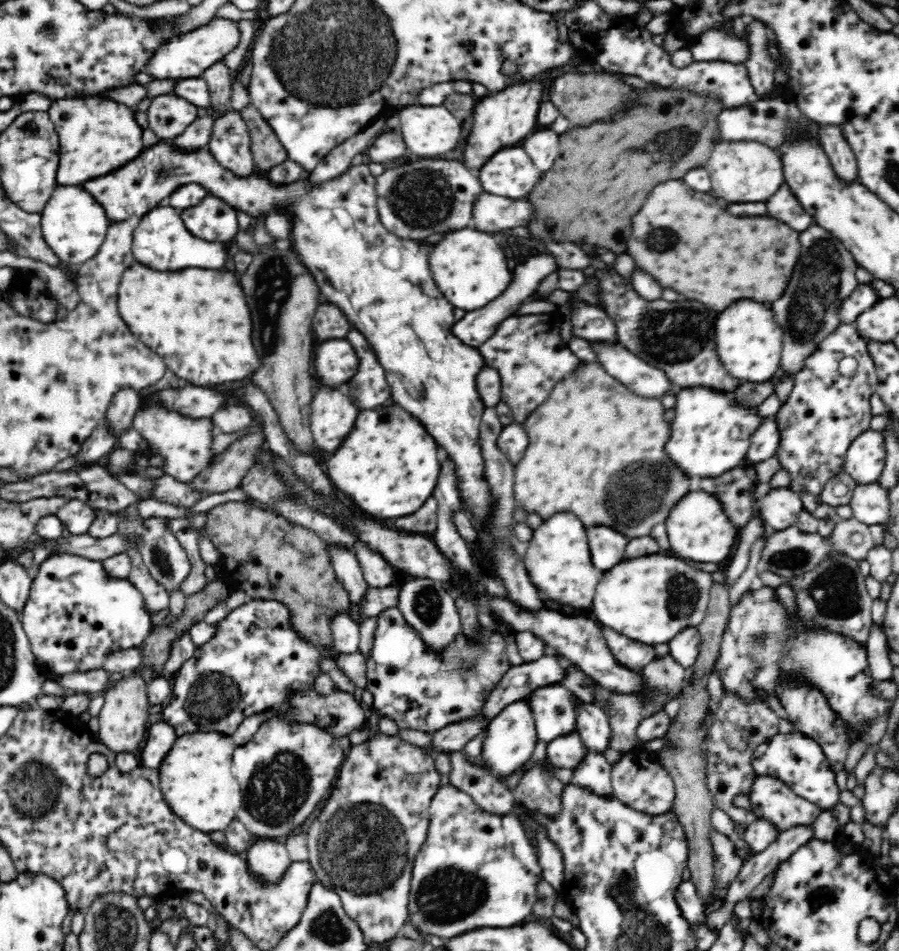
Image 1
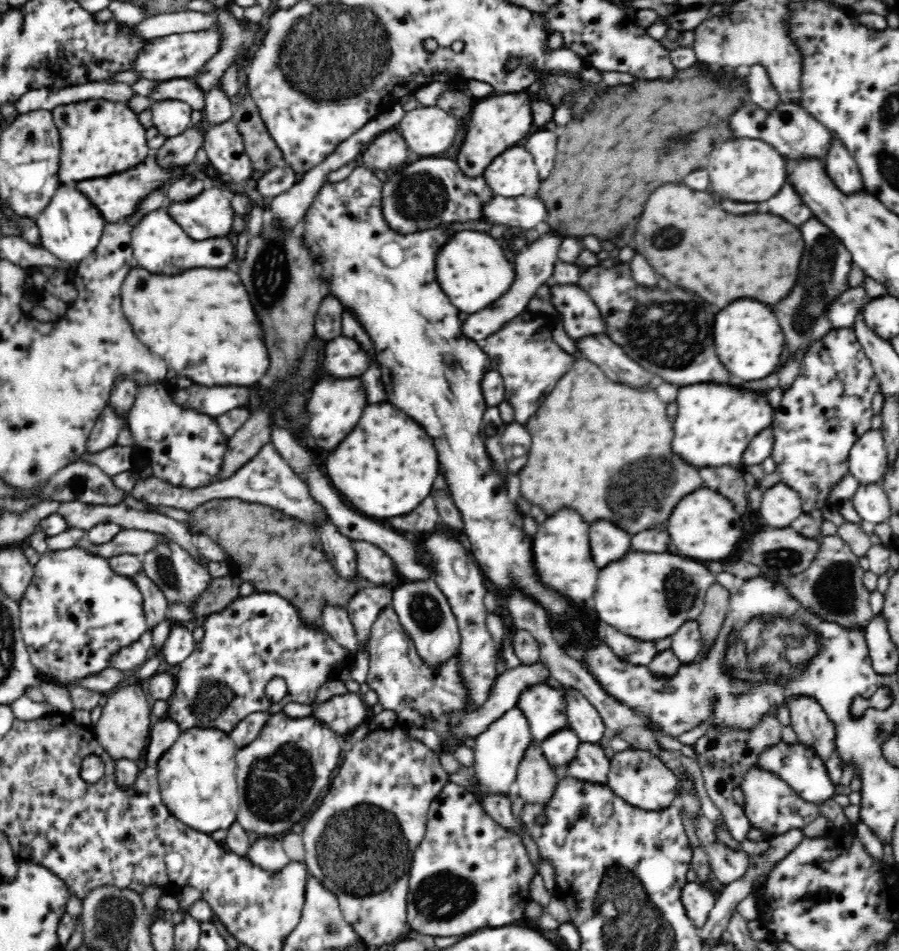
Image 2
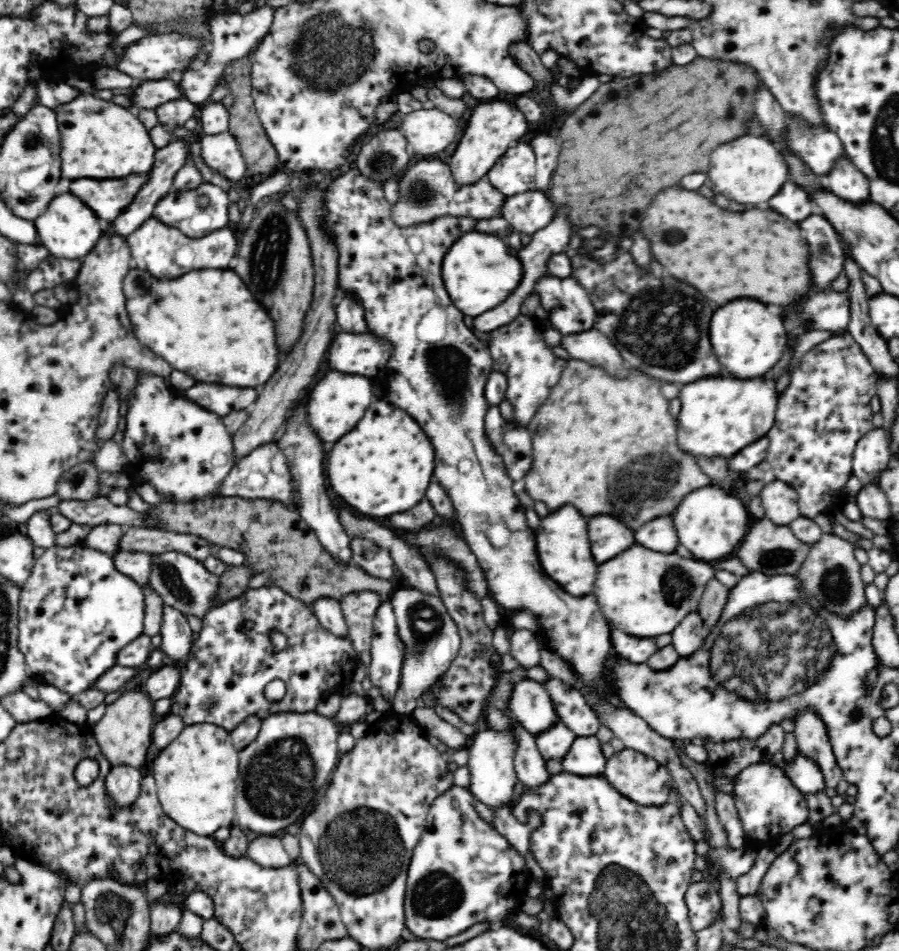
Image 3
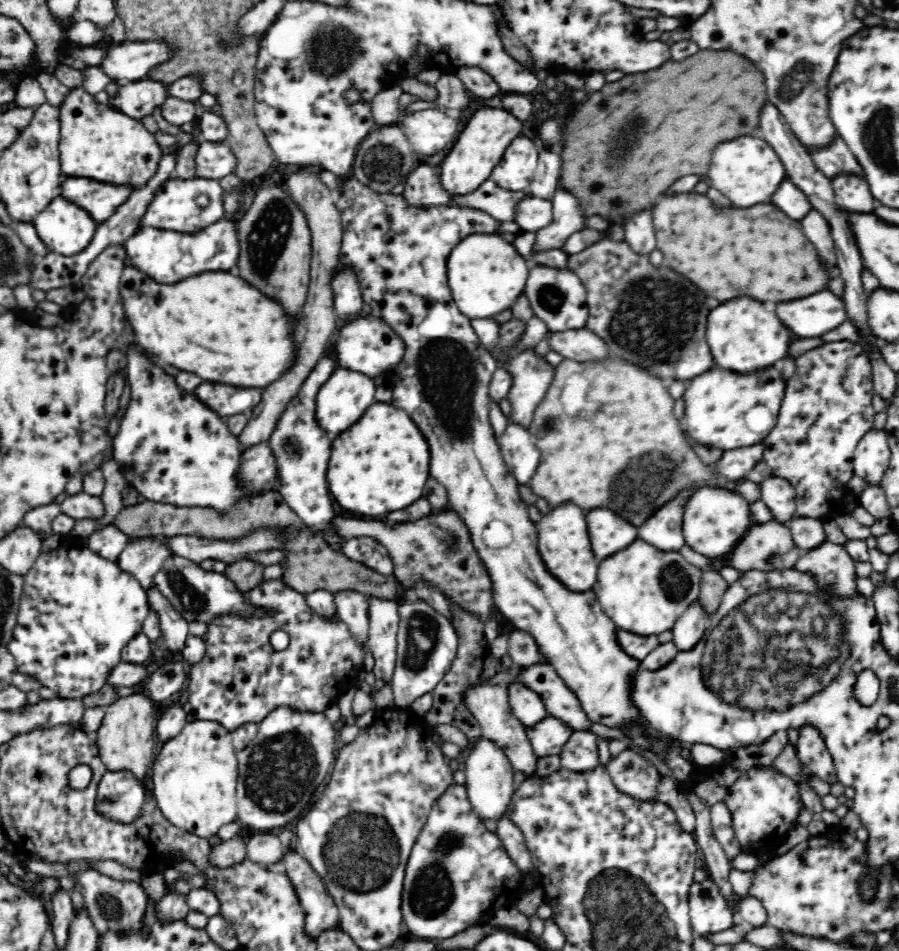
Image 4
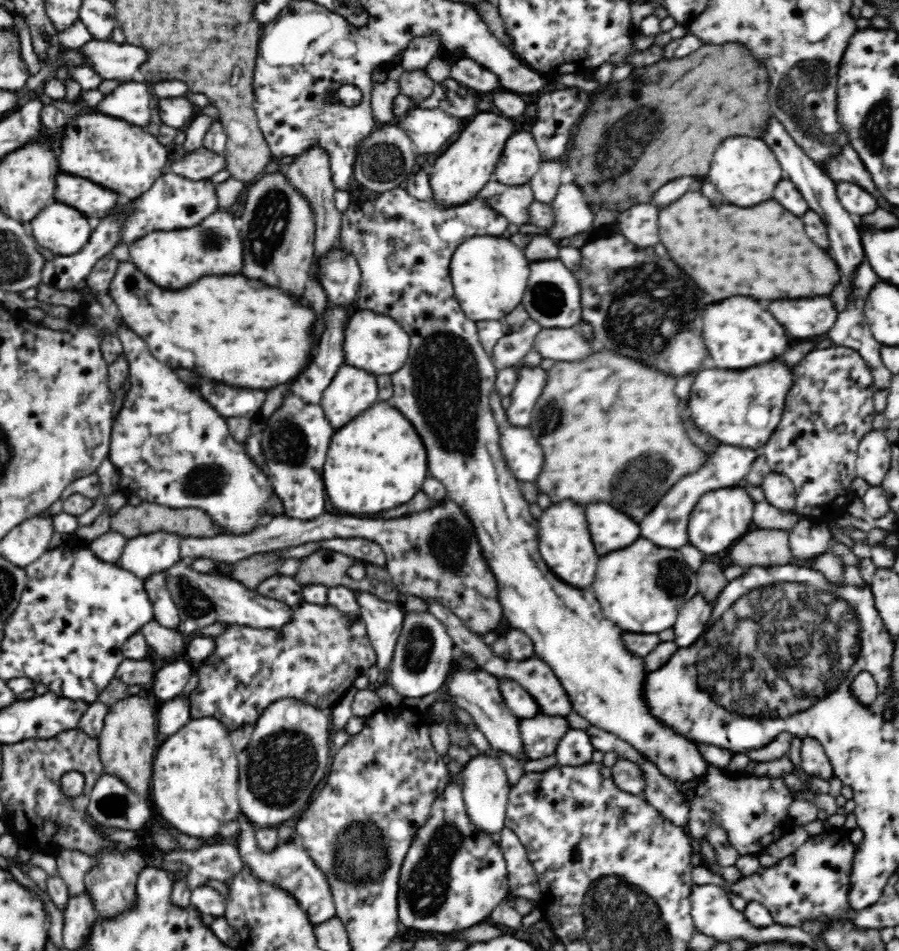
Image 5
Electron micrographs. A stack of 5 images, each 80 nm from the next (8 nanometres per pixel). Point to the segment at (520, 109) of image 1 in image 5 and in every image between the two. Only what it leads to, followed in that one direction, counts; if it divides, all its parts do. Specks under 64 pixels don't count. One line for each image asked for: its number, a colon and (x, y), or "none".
2: (498, 123)
3: (495, 126)
4: (479, 149)
5: (466, 165)

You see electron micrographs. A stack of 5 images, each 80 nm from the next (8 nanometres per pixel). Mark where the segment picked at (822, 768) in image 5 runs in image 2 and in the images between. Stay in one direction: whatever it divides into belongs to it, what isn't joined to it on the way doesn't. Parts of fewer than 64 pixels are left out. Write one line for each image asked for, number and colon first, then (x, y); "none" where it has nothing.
2: (811, 725)
3: (811, 734)
4: (811, 750)

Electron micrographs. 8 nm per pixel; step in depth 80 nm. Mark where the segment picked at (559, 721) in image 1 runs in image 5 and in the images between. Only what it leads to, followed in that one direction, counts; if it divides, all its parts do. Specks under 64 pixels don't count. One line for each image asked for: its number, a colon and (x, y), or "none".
2: (542, 705)
3: (530, 703)
4: (526, 705)
5: (521, 704)

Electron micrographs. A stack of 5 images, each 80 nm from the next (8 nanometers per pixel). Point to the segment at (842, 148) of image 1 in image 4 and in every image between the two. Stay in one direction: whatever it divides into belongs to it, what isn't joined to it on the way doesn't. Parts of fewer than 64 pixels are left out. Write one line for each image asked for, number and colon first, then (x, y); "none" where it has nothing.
2: (841, 168)
3: (848, 183)
4: (852, 193)

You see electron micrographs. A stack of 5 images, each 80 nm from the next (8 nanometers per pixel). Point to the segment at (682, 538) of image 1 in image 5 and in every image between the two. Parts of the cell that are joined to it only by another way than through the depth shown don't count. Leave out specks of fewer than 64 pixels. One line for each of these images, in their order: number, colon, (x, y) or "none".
2: (705, 525)
3: (710, 522)
4: (715, 519)
5: (720, 517)

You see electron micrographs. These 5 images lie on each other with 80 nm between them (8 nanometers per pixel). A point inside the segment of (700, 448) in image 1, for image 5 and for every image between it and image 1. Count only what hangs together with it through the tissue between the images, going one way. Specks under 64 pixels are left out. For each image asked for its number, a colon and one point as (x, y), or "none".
2: (714, 424)
3: (720, 415)
4: (724, 409)
5: (740, 407)

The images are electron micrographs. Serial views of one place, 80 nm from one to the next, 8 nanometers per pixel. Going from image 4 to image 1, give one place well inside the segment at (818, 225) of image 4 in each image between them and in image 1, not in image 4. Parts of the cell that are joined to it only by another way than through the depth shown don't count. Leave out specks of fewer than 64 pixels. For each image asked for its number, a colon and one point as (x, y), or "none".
1: (824, 277)
2: (802, 315)
3: (826, 254)

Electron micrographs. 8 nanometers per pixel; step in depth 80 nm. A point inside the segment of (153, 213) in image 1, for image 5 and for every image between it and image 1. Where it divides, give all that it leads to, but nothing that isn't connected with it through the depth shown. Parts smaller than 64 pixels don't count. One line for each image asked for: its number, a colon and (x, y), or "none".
2: (157, 241)
3: (165, 252)
4: (167, 256)
5: (172, 259)

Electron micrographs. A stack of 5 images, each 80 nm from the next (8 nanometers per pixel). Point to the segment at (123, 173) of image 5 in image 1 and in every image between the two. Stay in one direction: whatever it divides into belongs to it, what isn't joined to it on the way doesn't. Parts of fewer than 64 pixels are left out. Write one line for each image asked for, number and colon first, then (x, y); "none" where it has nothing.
1: (97, 135)
2: (99, 137)
3: (100, 140)
4: (97, 142)

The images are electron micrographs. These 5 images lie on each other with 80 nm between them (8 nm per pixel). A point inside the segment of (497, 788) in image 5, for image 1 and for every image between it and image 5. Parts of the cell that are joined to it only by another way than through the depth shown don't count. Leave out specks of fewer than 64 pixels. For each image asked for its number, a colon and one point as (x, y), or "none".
1: (510, 739)
2: (496, 754)
3: (490, 763)
4: (489, 777)

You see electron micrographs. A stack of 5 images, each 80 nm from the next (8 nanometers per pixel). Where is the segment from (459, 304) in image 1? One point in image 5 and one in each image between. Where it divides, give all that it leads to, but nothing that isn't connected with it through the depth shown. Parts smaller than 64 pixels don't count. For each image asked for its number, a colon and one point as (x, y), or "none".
2: (472, 270)
3: (479, 271)
4: (486, 273)
5: (490, 274)

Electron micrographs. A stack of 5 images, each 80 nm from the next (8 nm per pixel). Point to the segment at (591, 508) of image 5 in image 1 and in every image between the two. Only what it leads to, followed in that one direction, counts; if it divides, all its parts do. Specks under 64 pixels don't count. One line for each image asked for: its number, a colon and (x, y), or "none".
1: (607, 546)
2: (609, 542)
3: (609, 537)
4: (609, 533)

